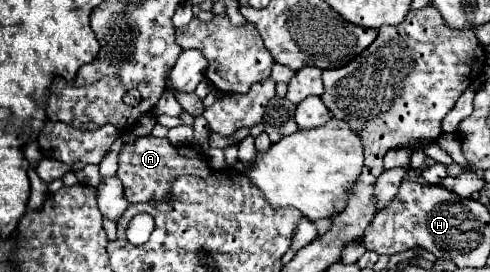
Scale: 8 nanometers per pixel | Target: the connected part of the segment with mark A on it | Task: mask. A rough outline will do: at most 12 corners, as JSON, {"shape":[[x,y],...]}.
{"shape":[[143,136],[119,154],[129,202],[167,200],[179,176],[209,174],[195,146]]}

